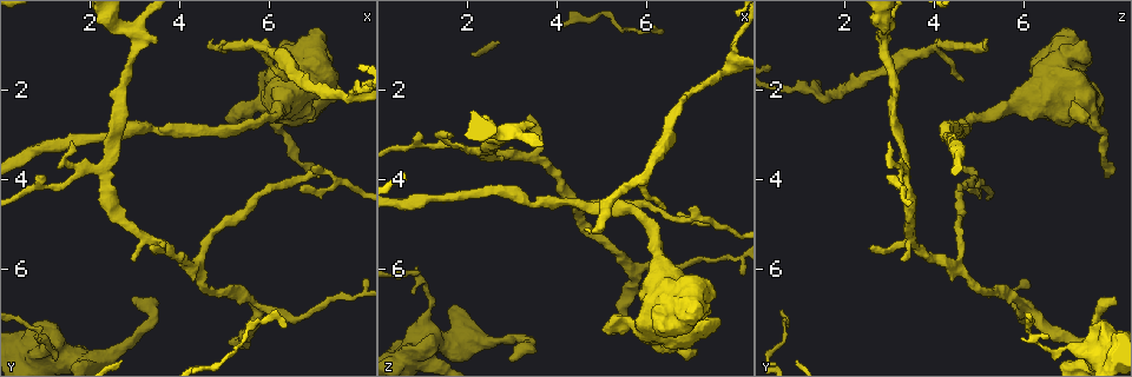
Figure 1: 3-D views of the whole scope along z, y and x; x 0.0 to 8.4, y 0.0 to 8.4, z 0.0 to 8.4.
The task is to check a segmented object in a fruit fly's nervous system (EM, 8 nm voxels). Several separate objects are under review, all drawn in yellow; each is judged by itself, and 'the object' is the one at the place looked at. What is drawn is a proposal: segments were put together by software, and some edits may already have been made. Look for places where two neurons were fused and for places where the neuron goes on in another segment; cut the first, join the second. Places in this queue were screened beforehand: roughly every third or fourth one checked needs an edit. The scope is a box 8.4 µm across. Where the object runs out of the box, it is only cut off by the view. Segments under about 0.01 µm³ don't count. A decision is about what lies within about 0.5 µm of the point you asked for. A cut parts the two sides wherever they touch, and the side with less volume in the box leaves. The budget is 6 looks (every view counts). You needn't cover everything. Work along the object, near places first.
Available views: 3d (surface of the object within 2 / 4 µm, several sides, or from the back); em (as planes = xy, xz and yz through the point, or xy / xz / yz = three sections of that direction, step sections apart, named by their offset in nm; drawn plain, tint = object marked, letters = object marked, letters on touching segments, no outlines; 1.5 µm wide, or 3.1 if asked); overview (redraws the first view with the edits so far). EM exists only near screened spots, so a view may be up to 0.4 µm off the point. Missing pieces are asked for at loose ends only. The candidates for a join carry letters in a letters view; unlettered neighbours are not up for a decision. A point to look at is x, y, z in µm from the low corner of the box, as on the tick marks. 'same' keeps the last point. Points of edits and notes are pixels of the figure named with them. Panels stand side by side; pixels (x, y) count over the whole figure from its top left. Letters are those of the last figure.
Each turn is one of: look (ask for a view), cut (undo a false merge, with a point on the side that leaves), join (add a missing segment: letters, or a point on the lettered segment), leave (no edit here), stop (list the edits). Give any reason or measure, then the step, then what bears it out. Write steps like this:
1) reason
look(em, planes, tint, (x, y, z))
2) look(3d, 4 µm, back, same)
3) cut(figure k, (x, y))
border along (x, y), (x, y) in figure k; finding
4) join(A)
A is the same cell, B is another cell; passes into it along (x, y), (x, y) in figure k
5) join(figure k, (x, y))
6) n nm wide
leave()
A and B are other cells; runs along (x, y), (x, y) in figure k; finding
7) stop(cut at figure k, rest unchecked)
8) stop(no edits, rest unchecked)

free end
look(3d, 4 µm, (3.50, 0.90, 2.80))

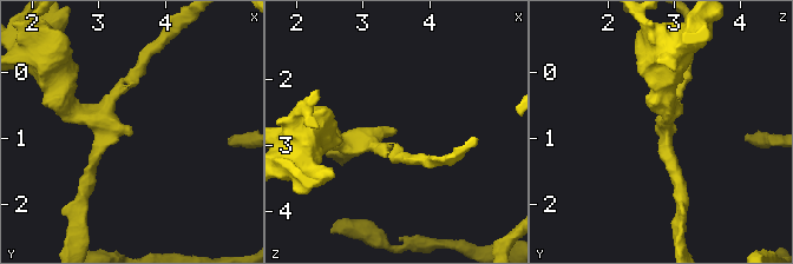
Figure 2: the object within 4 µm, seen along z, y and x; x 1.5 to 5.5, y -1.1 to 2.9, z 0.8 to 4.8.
look(em, xy, step 8, tint, (3.45, 0.85, 2.80))

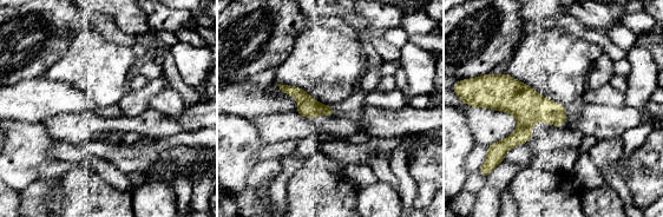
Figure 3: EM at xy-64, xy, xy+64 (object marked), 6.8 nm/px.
look(em, planes, letters, same)

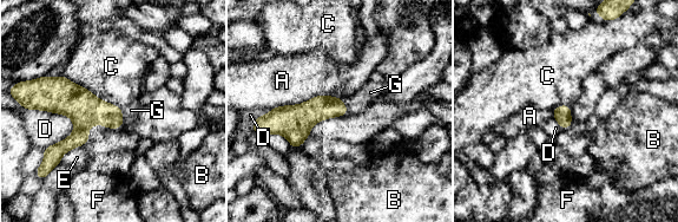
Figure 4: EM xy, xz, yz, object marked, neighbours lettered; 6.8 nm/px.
join(G)
G is the same cell, A, B, C, D, E and F are other cells; the neuron continues

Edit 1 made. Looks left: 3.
look(overview)

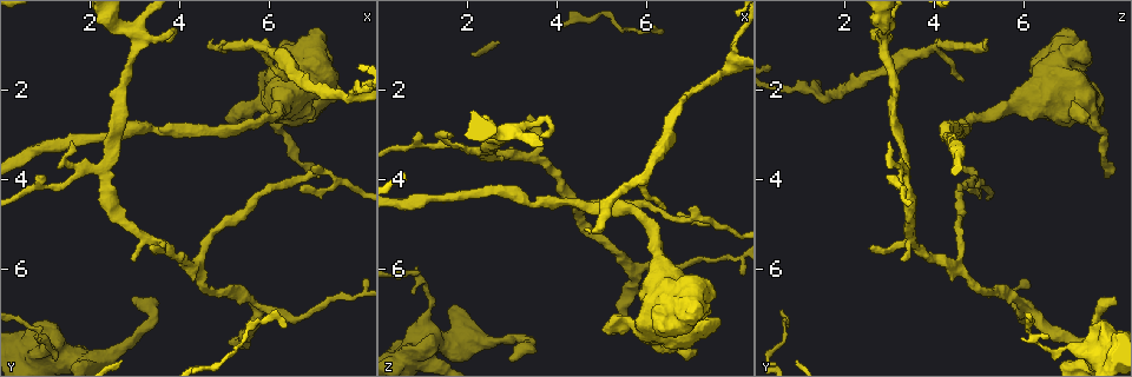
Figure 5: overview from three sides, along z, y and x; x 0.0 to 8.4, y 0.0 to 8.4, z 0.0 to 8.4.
an open end
look(3d, 4 µm, (6.45, 1.80, 4.60))

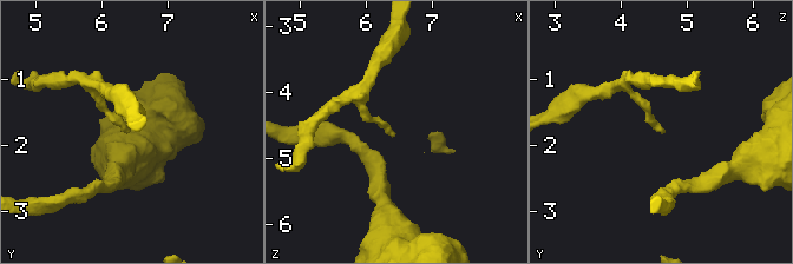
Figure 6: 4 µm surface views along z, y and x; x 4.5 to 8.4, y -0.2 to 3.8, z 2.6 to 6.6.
look(em, planes, letters, (6.40, 1.80, 4.65))

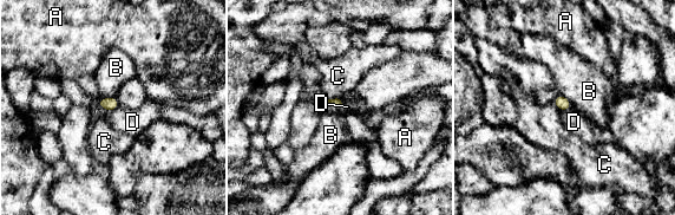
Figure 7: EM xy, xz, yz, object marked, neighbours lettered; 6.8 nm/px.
70 nm wide
leave()
A, B, C and D are other cells; border along (343, 99), (343, 103), (336, 110) in figure 7; no lettered segment goes on from it

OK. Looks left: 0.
stop(join at figure 4, rest unchecked)

